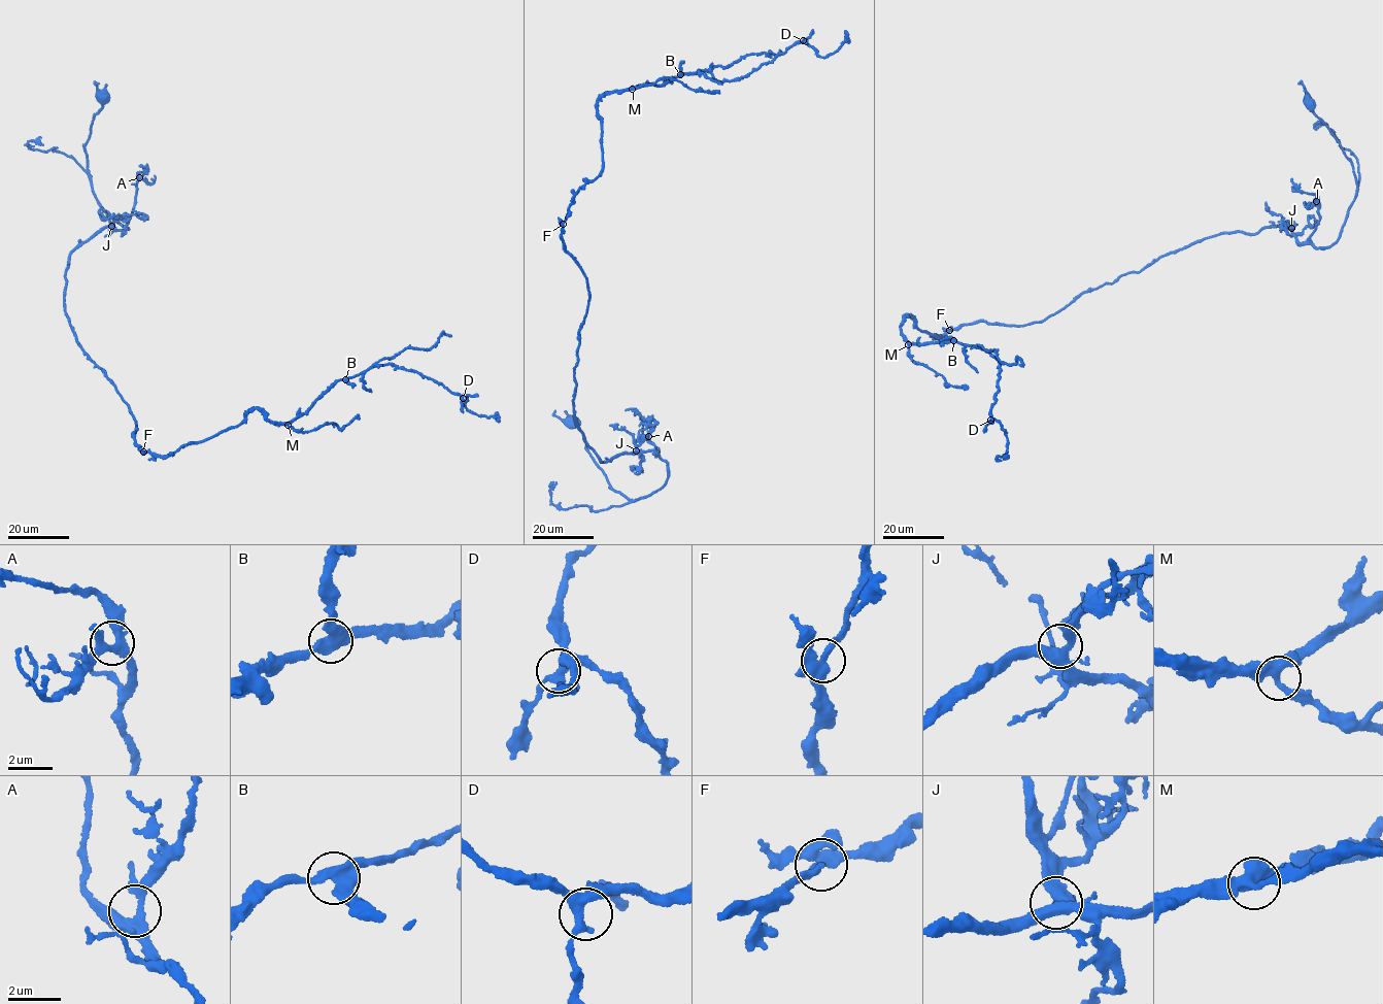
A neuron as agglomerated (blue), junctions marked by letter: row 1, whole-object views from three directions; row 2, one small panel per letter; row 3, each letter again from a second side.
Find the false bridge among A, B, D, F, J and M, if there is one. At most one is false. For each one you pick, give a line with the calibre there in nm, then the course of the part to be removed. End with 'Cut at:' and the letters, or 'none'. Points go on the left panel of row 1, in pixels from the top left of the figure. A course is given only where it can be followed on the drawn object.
Cut at: none

